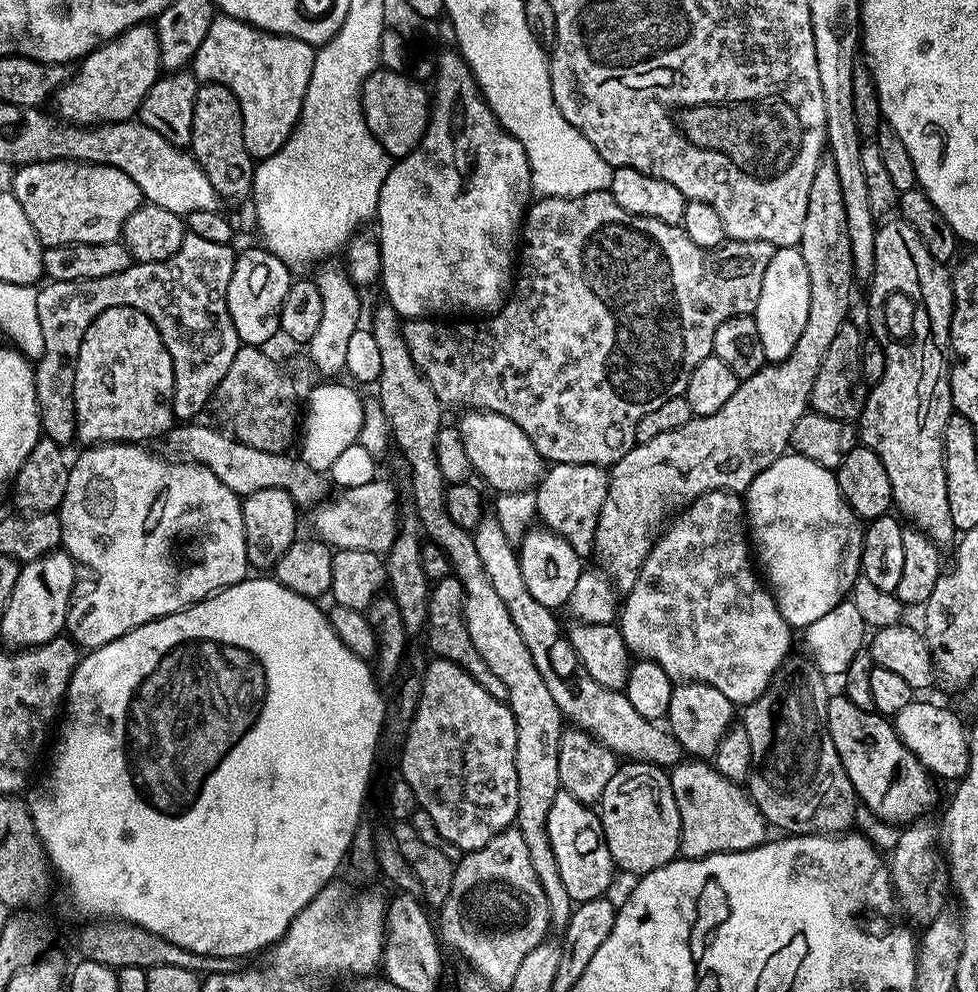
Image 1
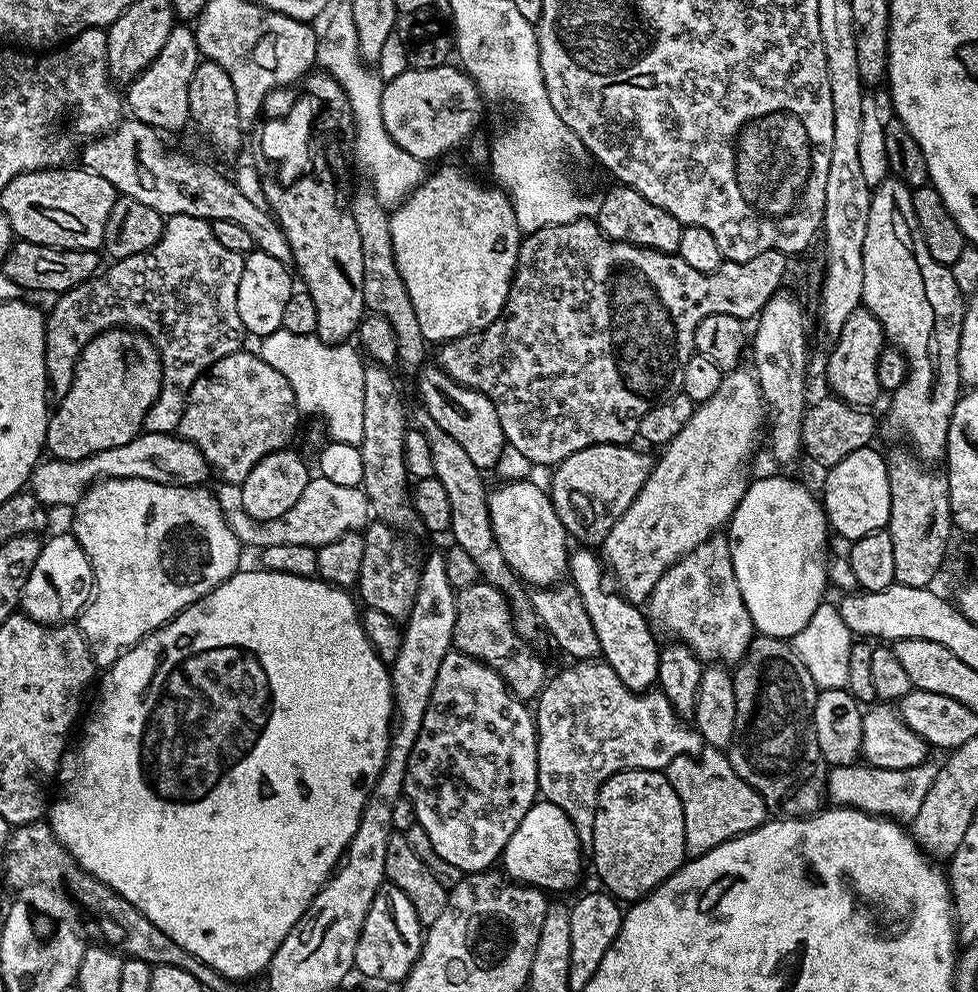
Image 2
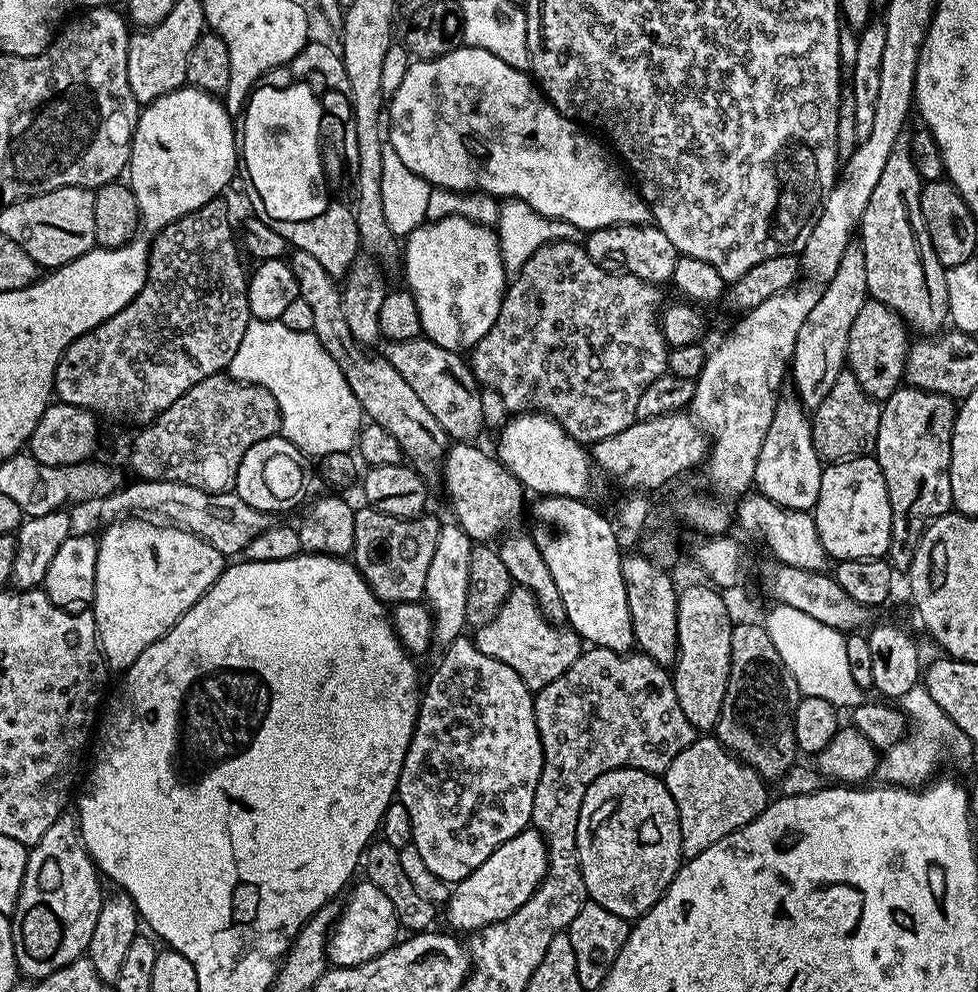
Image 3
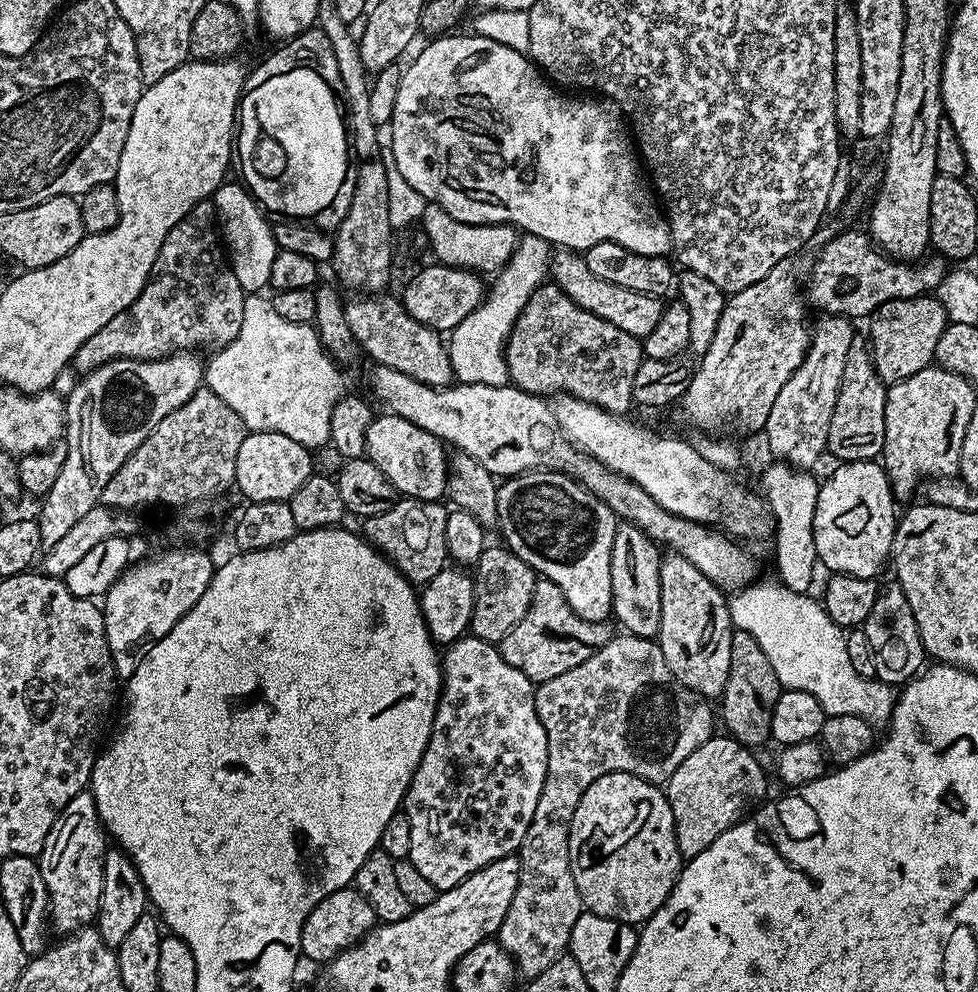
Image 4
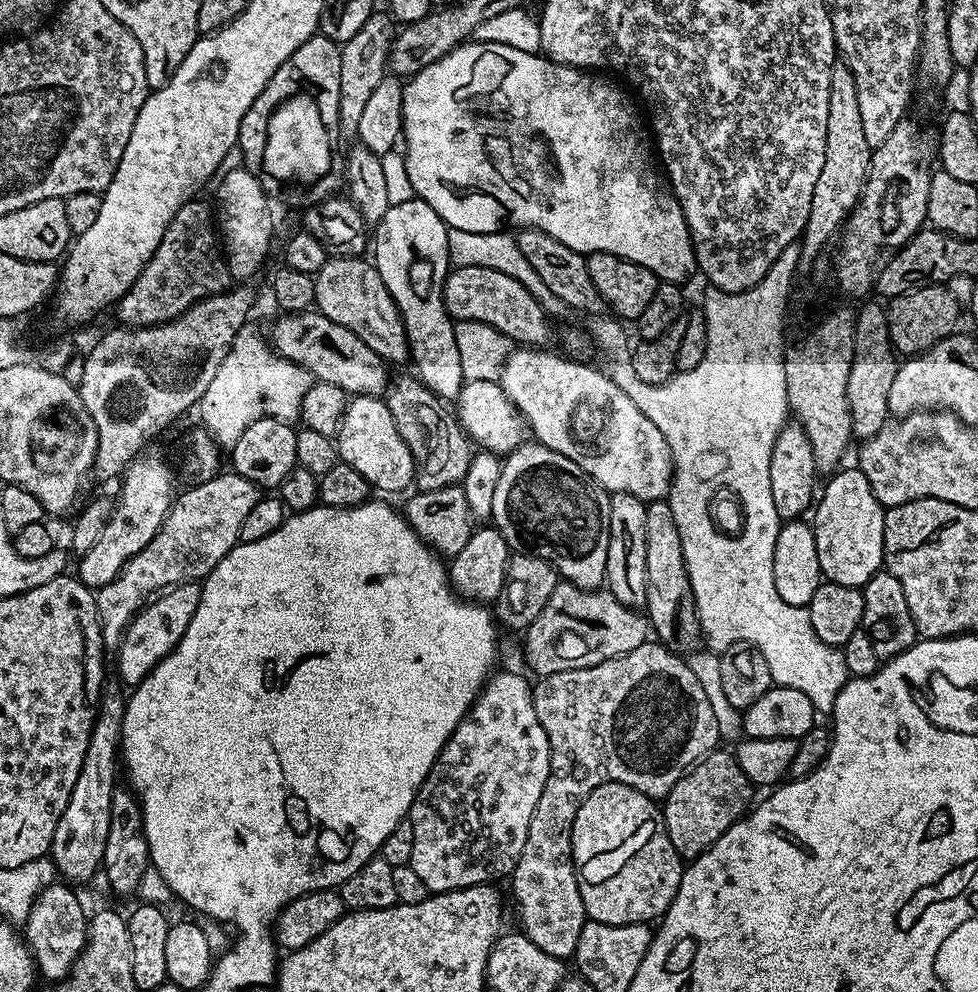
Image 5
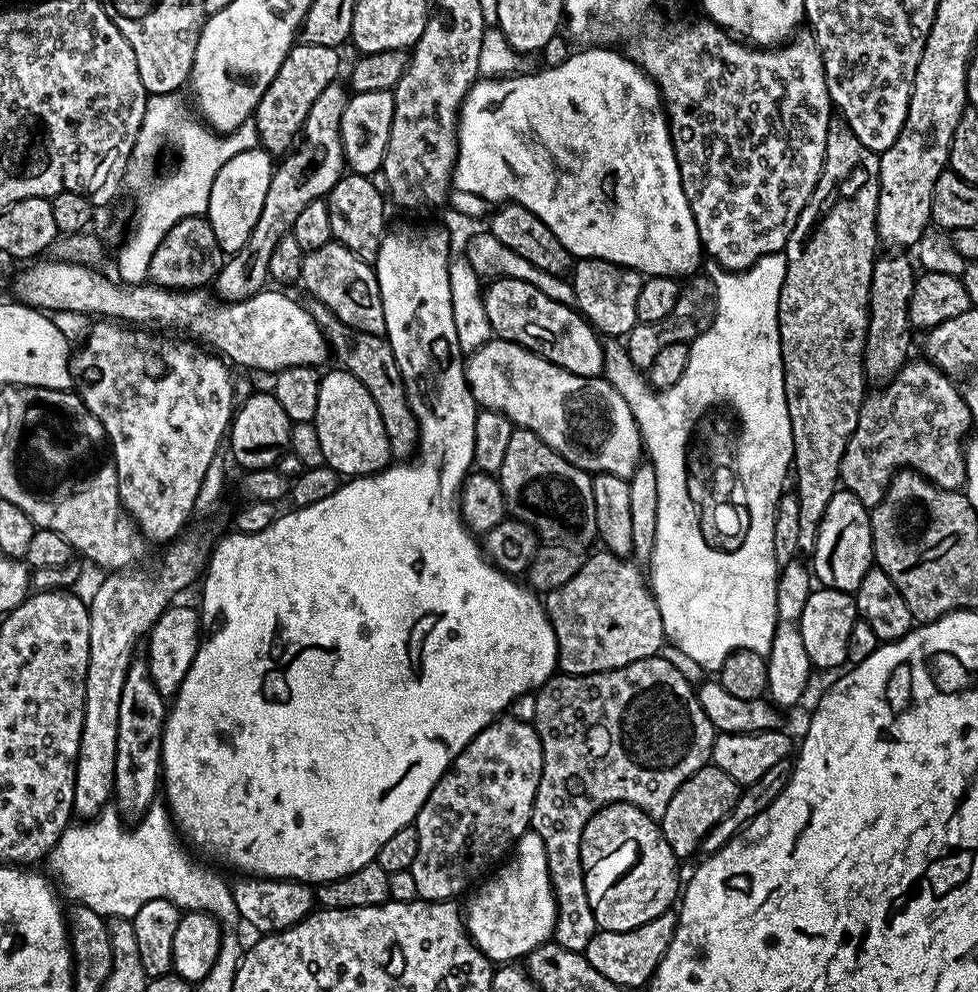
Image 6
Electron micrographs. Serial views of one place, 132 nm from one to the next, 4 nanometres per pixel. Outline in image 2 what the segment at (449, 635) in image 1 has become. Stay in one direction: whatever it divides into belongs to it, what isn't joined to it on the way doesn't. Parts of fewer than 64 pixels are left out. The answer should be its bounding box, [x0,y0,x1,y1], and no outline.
[452,582,550,702]

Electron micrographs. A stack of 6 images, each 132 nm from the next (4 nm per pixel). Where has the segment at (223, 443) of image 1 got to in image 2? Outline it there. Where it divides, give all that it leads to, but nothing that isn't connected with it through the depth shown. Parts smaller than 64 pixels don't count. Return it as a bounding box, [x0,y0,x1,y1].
[30,431,210,509]

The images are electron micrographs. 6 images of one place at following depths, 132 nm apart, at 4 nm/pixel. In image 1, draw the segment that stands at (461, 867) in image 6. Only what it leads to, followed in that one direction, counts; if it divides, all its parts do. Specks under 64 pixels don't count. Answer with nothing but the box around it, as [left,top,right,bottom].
[399,658,518,853]

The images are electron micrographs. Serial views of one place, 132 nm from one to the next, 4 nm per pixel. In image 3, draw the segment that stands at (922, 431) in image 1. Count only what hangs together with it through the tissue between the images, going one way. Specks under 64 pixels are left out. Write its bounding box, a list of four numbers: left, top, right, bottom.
[858,146,948,338]

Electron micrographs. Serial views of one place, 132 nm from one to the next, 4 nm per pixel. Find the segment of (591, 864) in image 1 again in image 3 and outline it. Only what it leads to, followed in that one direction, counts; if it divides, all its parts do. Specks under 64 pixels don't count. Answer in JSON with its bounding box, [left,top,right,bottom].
[446,826,548,934]

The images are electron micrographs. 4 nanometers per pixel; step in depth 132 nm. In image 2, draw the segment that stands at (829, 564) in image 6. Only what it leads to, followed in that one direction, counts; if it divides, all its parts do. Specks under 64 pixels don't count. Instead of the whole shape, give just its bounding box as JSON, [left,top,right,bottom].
[822,446,890,542]

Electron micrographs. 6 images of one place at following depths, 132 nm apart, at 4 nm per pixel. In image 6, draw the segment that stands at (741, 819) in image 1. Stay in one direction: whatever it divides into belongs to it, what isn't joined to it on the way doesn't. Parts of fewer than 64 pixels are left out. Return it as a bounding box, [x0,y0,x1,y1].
[658,762,742,858]

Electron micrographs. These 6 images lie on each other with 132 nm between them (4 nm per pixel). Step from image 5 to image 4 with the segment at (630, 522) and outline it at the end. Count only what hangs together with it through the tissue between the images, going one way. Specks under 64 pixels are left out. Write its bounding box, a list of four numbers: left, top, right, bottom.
[610,523,662,640]

